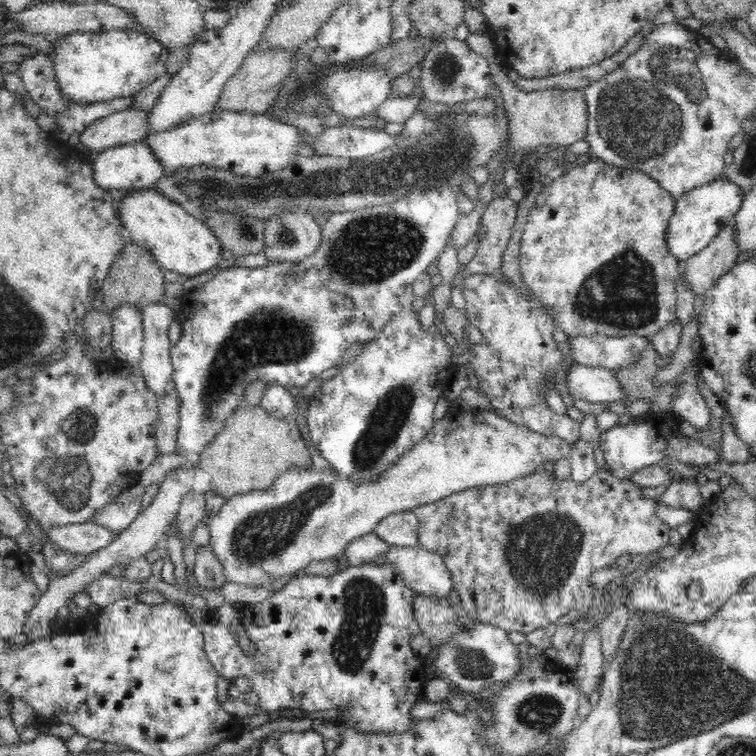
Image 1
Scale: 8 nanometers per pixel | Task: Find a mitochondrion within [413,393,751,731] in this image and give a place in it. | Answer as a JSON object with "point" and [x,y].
{"point":[540,550]}

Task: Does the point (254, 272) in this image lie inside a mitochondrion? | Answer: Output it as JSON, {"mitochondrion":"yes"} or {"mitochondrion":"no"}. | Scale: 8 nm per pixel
{"mitochondrion":"no"}

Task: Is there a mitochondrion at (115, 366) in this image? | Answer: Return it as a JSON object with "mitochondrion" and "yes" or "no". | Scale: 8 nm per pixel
{"mitochondrion":"no"}

